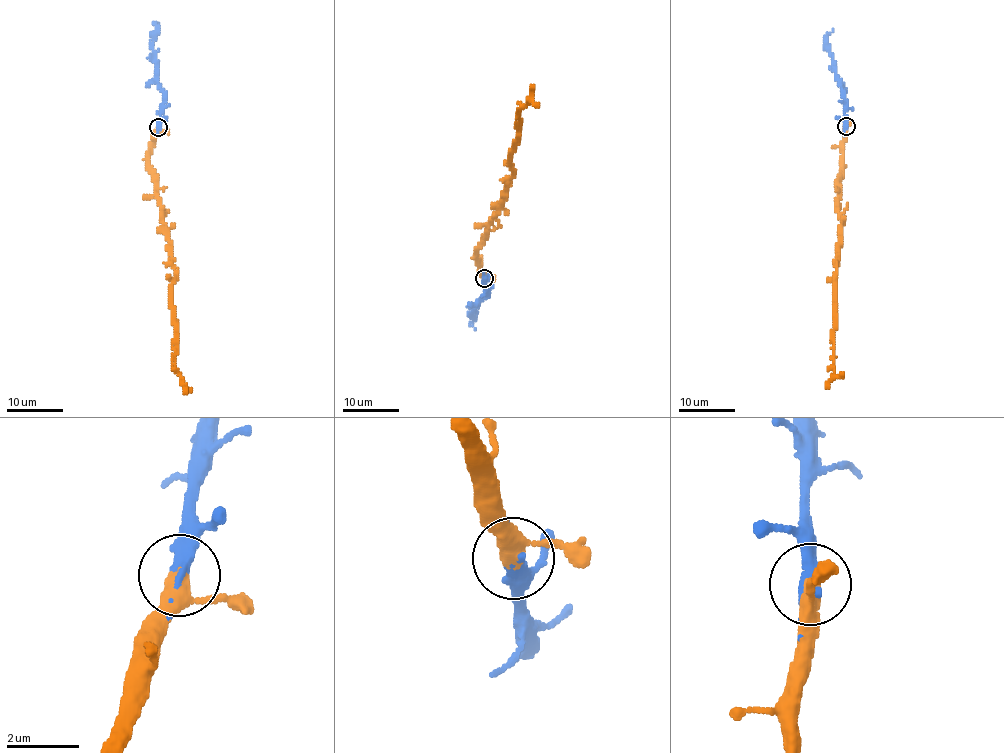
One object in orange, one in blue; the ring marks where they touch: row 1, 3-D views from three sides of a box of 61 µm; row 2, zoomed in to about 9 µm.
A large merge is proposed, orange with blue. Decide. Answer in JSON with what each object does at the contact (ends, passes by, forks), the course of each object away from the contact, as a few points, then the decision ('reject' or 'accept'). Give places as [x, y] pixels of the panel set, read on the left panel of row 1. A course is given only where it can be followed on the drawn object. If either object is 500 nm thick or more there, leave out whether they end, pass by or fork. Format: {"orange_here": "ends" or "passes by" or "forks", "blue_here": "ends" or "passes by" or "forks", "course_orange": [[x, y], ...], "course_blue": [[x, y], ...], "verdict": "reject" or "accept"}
{"orange_here": "passes by", "blue_here": "ends", "course_orange": [[158, 127], [148, 156], [148, 173], [153, 176], [175, 273], [171, 299], [176, 323], [174, 371], [187, 393]], "course_blue": [[158, 127], [164, 90], [157, 77], [153, 47], [155, 23], [159, 26]], "verdict": "accept"}

